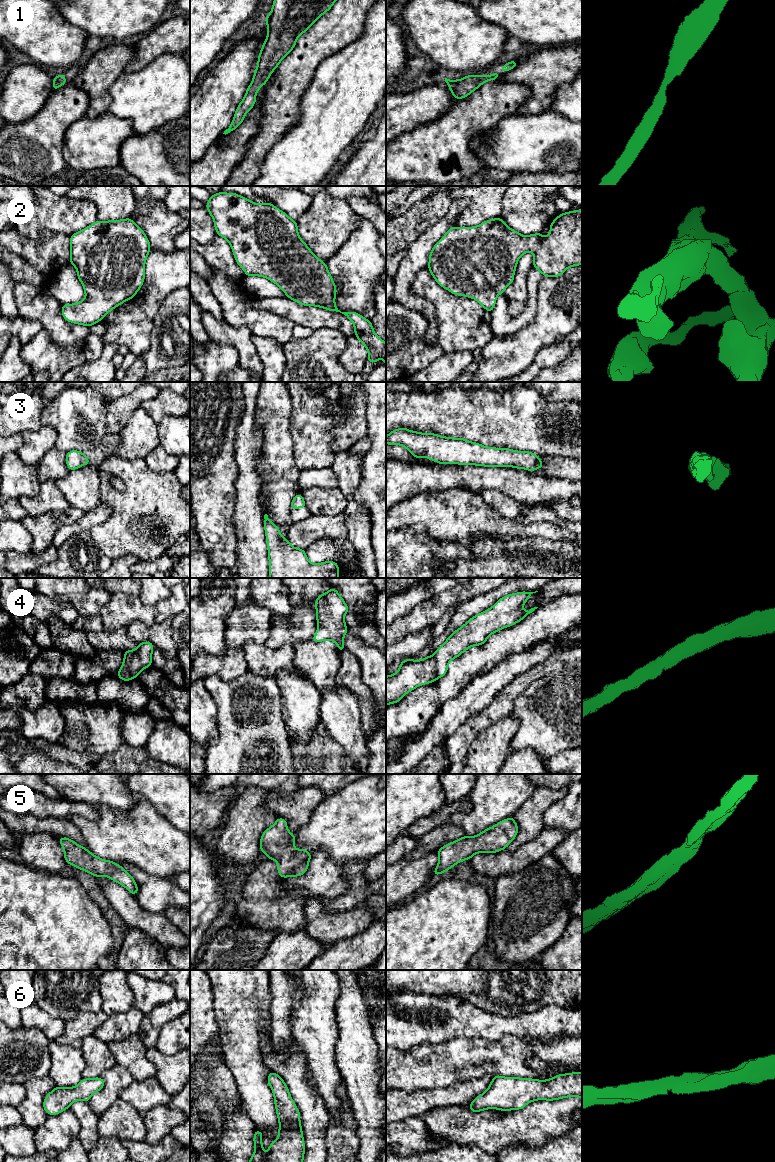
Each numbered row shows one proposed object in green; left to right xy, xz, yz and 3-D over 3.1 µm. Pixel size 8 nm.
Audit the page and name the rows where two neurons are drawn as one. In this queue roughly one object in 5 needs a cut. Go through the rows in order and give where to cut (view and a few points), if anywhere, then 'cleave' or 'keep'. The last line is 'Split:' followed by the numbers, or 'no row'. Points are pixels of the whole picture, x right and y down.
1: cut none; keep
2: cut none; keep
3: cut none; keep
4: cut none; keep
5: cut none; keep
6: cut none; keep
Split: no row

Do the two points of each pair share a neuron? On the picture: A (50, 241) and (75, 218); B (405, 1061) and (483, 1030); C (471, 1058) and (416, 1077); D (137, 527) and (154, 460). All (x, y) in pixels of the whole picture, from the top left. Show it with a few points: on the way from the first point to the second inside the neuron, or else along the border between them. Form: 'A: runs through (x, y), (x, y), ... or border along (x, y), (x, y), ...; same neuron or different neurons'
A: border along (69, 237), (44, 230), (35, 239); different neurons
B: border along (487, 1039), (454, 1038), (441, 1044); different neurons
C: runs through (457, 1061), (439, 1066), (430, 1066); same neuron
D: runs through (151, 510), (152, 480), (154, 477); same neuron

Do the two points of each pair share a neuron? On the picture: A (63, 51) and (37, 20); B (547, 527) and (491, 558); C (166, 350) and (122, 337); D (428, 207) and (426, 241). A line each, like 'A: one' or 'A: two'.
A: one
B: two
C: two
D: two

